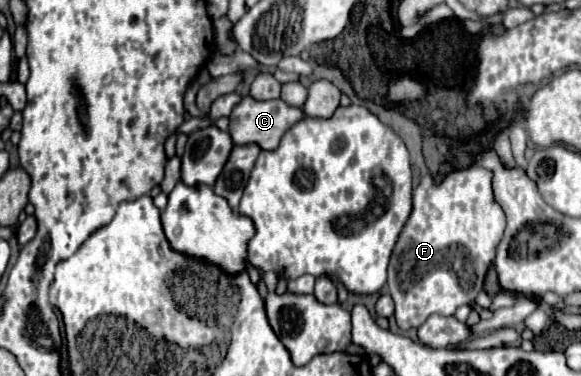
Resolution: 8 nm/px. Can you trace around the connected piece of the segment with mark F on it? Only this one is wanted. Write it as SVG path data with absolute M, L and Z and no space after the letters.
M473 165L473 167L467 167L467 169L451 171L441 183L431 183L431 177L423 177L423 179L419 181L419 185L413 189L413 209L411 209L411 217L407 219L407 225L403 227L403 231L401 231L401 235L399 235L399 241L397 241L395 249L393 249L391 261L389 261L389 279L387 279L387 285L389 285L389 293L391 293L393 301L395 301L395 319L397 319L397 325L405 331L405 329L423 325L423 321L427 321L427 317L433 315L433 313L453 315L457 307L461 307L461 305L471 305L471 303L475 301L475 297L483 291L483 279L485 279L487 267L491 265L491 261L493 261L493 257L495 257L495 247L497 247L497 243L499 243L501 237L503 237L503 229L505 229L505 215L503 215L501 207L497 205L497 201L493 199L491 171Z

